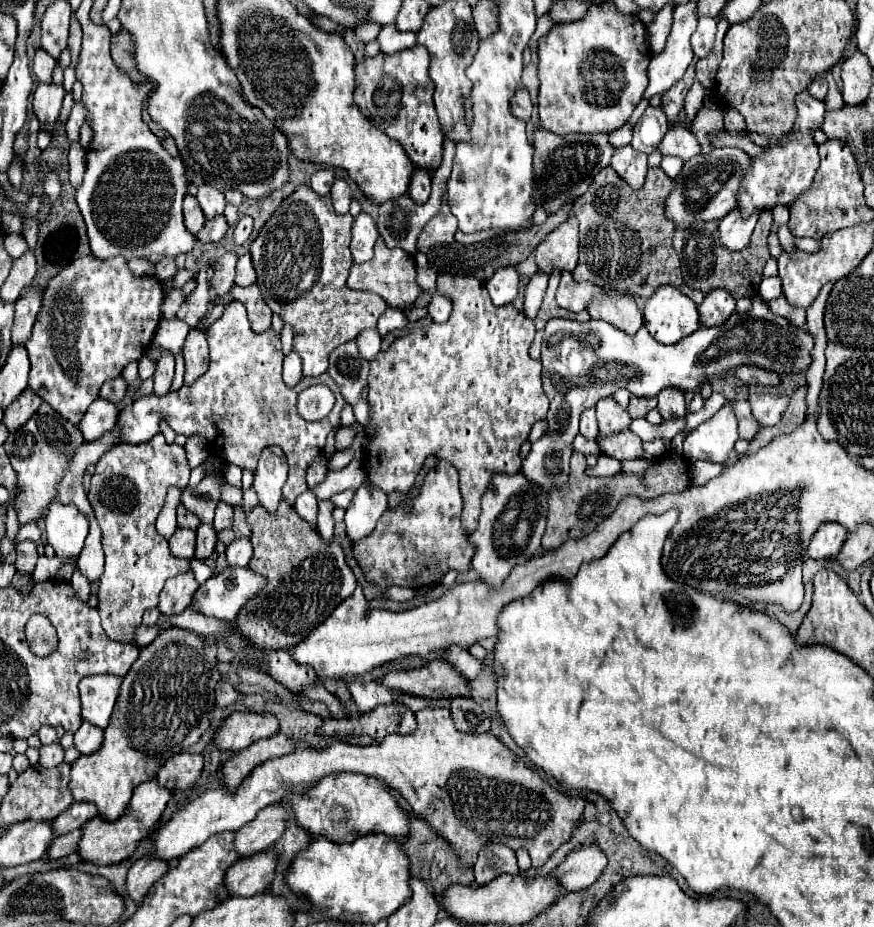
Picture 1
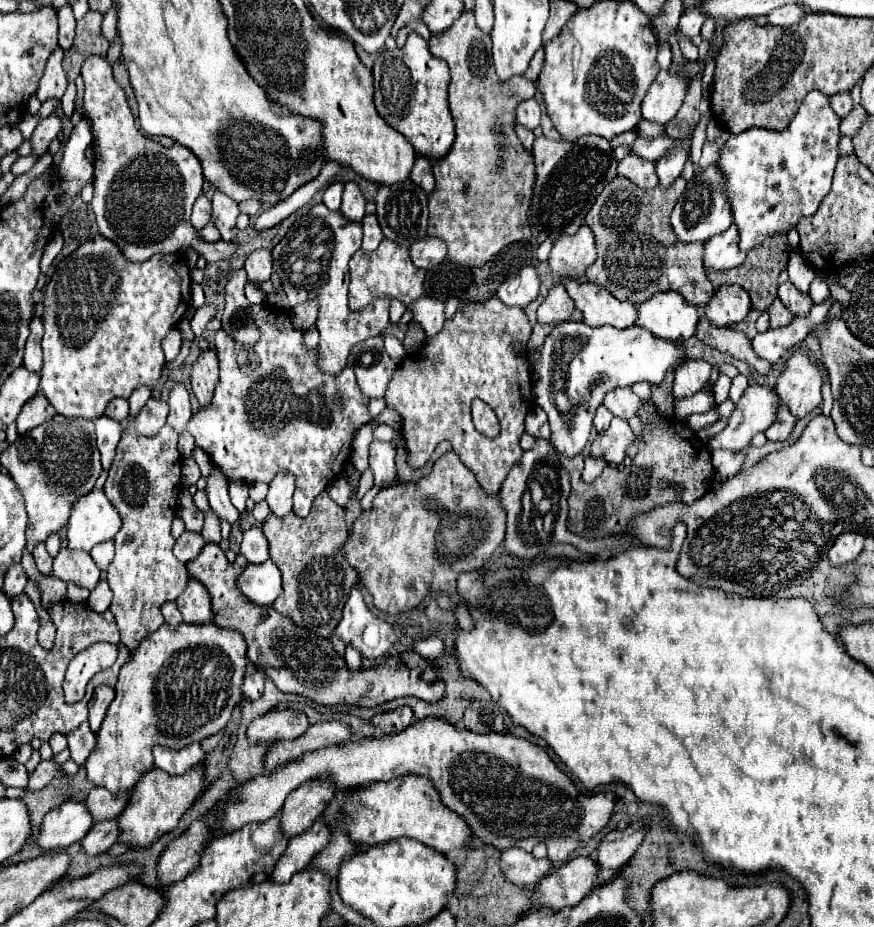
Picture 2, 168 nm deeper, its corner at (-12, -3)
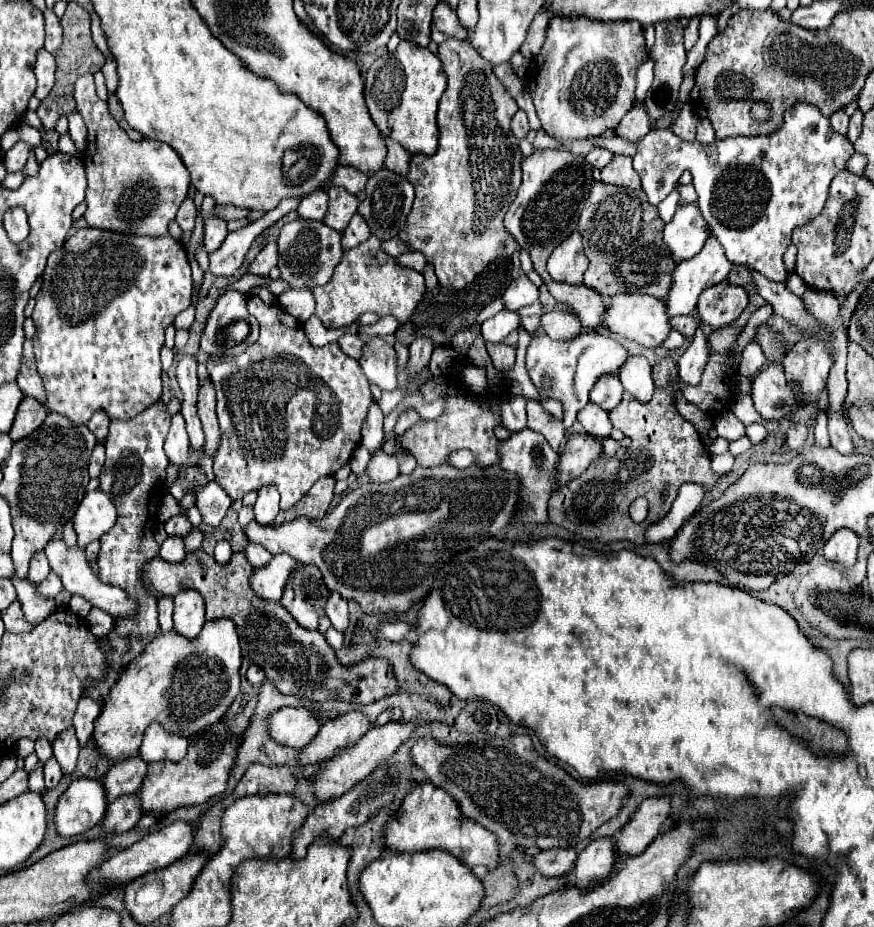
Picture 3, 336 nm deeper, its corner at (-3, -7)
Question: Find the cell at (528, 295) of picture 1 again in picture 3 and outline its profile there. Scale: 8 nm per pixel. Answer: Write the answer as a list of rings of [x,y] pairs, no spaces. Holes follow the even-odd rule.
[[[551,310],[541,316],[541,326],[547,336],[555,340],[567,340],[581,332],[579,318],[569,310]]]

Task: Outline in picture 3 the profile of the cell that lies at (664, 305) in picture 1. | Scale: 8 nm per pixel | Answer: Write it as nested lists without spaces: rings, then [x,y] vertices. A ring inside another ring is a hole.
[[[617,294],[611,298],[607,314],[605,314],[605,326],[629,340],[635,340],[641,346],[657,348],[665,342],[669,332],[673,330],[669,326],[669,314],[665,310],[665,304],[659,298],[649,298],[647,294]]]

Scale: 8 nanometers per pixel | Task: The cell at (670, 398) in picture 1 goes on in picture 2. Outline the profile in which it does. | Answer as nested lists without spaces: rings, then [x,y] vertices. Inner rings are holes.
[[[686,360],[676,366],[674,398],[686,398],[704,388],[712,366],[706,360]]]

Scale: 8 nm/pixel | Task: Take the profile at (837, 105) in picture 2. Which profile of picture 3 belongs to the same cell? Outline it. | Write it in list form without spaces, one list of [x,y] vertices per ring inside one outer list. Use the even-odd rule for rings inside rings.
[[[841,108],[841,110],[837,110],[837,112],[835,112],[835,114],[833,114],[829,120],[831,120],[831,126],[833,126],[833,128],[835,128],[839,134],[845,134],[845,132],[847,132],[849,116],[845,114],[845,110],[843,110],[843,108]]]

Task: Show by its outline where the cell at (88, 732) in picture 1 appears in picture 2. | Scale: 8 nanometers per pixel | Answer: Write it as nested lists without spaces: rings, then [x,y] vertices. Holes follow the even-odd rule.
[[[82,722],[82,726],[78,726],[78,730],[72,730],[66,738],[68,738],[70,758],[78,766],[84,764],[86,758],[90,756],[90,750],[94,750],[94,742],[96,742],[96,736],[90,732],[88,722]]]

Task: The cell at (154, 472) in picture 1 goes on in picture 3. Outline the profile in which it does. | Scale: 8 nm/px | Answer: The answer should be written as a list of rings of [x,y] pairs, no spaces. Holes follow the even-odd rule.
[[[155,402],[141,414],[127,418],[127,420],[111,420],[109,424],[109,436],[105,438],[107,458],[99,476],[101,490],[109,494],[117,508],[117,522],[111,528],[111,532],[101,538],[101,550],[97,556],[97,578],[105,582],[107,586],[117,586],[129,598],[137,602],[131,616],[115,616],[113,630],[119,638],[127,640],[141,640],[145,636],[155,636],[157,626],[157,602],[159,596],[153,594],[143,584],[143,572],[145,564],[149,564],[153,558],[159,556],[159,544],[155,542],[155,530],[153,530],[153,518],[157,514],[159,502],[165,494],[165,468],[167,458],[163,450],[165,434],[169,430],[169,420],[163,412],[163,402]]]

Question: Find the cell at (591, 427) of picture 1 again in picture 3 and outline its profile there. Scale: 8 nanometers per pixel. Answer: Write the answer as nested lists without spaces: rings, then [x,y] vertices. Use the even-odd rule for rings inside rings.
[[[591,402],[579,412],[577,420],[581,422],[581,426],[585,428],[587,434],[595,434],[595,436],[609,436],[613,426],[609,422],[609,414],[597,406],[593,406]]]

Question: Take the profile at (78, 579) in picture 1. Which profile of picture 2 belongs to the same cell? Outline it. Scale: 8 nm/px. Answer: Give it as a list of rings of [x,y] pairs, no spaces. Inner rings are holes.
[[[62,548],[60,554],[54,558],[52,574],[64,582],[74,582],[88,590],[92,590],[100,580],[100,570],[94,564],[92,556],[88,552],[82,552],[82,550],[74,552],[68,548]]]

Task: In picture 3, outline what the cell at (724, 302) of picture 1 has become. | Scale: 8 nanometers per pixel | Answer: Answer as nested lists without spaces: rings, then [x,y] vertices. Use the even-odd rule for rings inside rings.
[[[719,282],[699,296],[697,312],[701,322],[719,330],[729,326],[733,320],[741,316],[747,306],[747,294],[741,286],[729,286],[727,282]]]

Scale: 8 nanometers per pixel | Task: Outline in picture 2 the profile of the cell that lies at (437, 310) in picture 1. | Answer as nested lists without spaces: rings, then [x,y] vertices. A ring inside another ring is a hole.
[[[418,298],[406,306],[412,314],[412,322],[418,324],[426,338],[434,338],[444,324],[444,304],[434,298]]]

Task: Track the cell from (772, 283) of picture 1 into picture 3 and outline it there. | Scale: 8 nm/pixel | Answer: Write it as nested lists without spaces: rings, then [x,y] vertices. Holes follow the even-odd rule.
[[[797,102],[785,112],[785,122],[781,124],[781,128],[767,136],[737,136],[715,140],[713,144],[699,144],[685,142],[671,130],[651,130],[645,138],[641,138],[637,146],[633,168],[639,172],[643,192],[653,206],[669,196],[671,188],[677,186],[683,170],[691,170],[699,210],[709,230],[723,246],[725,258],[731,264],[739,262],[751,266],[755,272],[765,274],[765,278],[773,282],[785,282],[787,270],[783,266],[783,252],[791,244],[793,228],[807,224],[823,210],[833,176],[845,168],[845,162],[853,152],[853,144],[831,128],[829,118],[825,118],[821,110],[817,110],[815,106],[807,106],[807,102]]]

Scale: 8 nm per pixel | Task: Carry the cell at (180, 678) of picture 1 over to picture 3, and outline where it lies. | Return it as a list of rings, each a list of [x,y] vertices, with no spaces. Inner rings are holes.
[[[227,618],[205,622],[201,634],[191,640],[177,634],[175,630],[171,630],[169,634],[159,634],[145,646],[143,654],[135,656],[127,664],[127,668],[119,674],[115,686],[111,688],[109,698],[103,702],[103,710],[97,716],[93,730],[95,750],[99,752],[99,756],[111,762],[123,762],[123,758],[135,758],[139,756],[143,732],[153,722],[185,738],[195,738],[203,734],[211,724],[219,722],[219,718],[227,712],[227,708],[239,694],[239,682],[241,682],[239,666],[241,666],[239,638],[235,624],[229,622]]]

